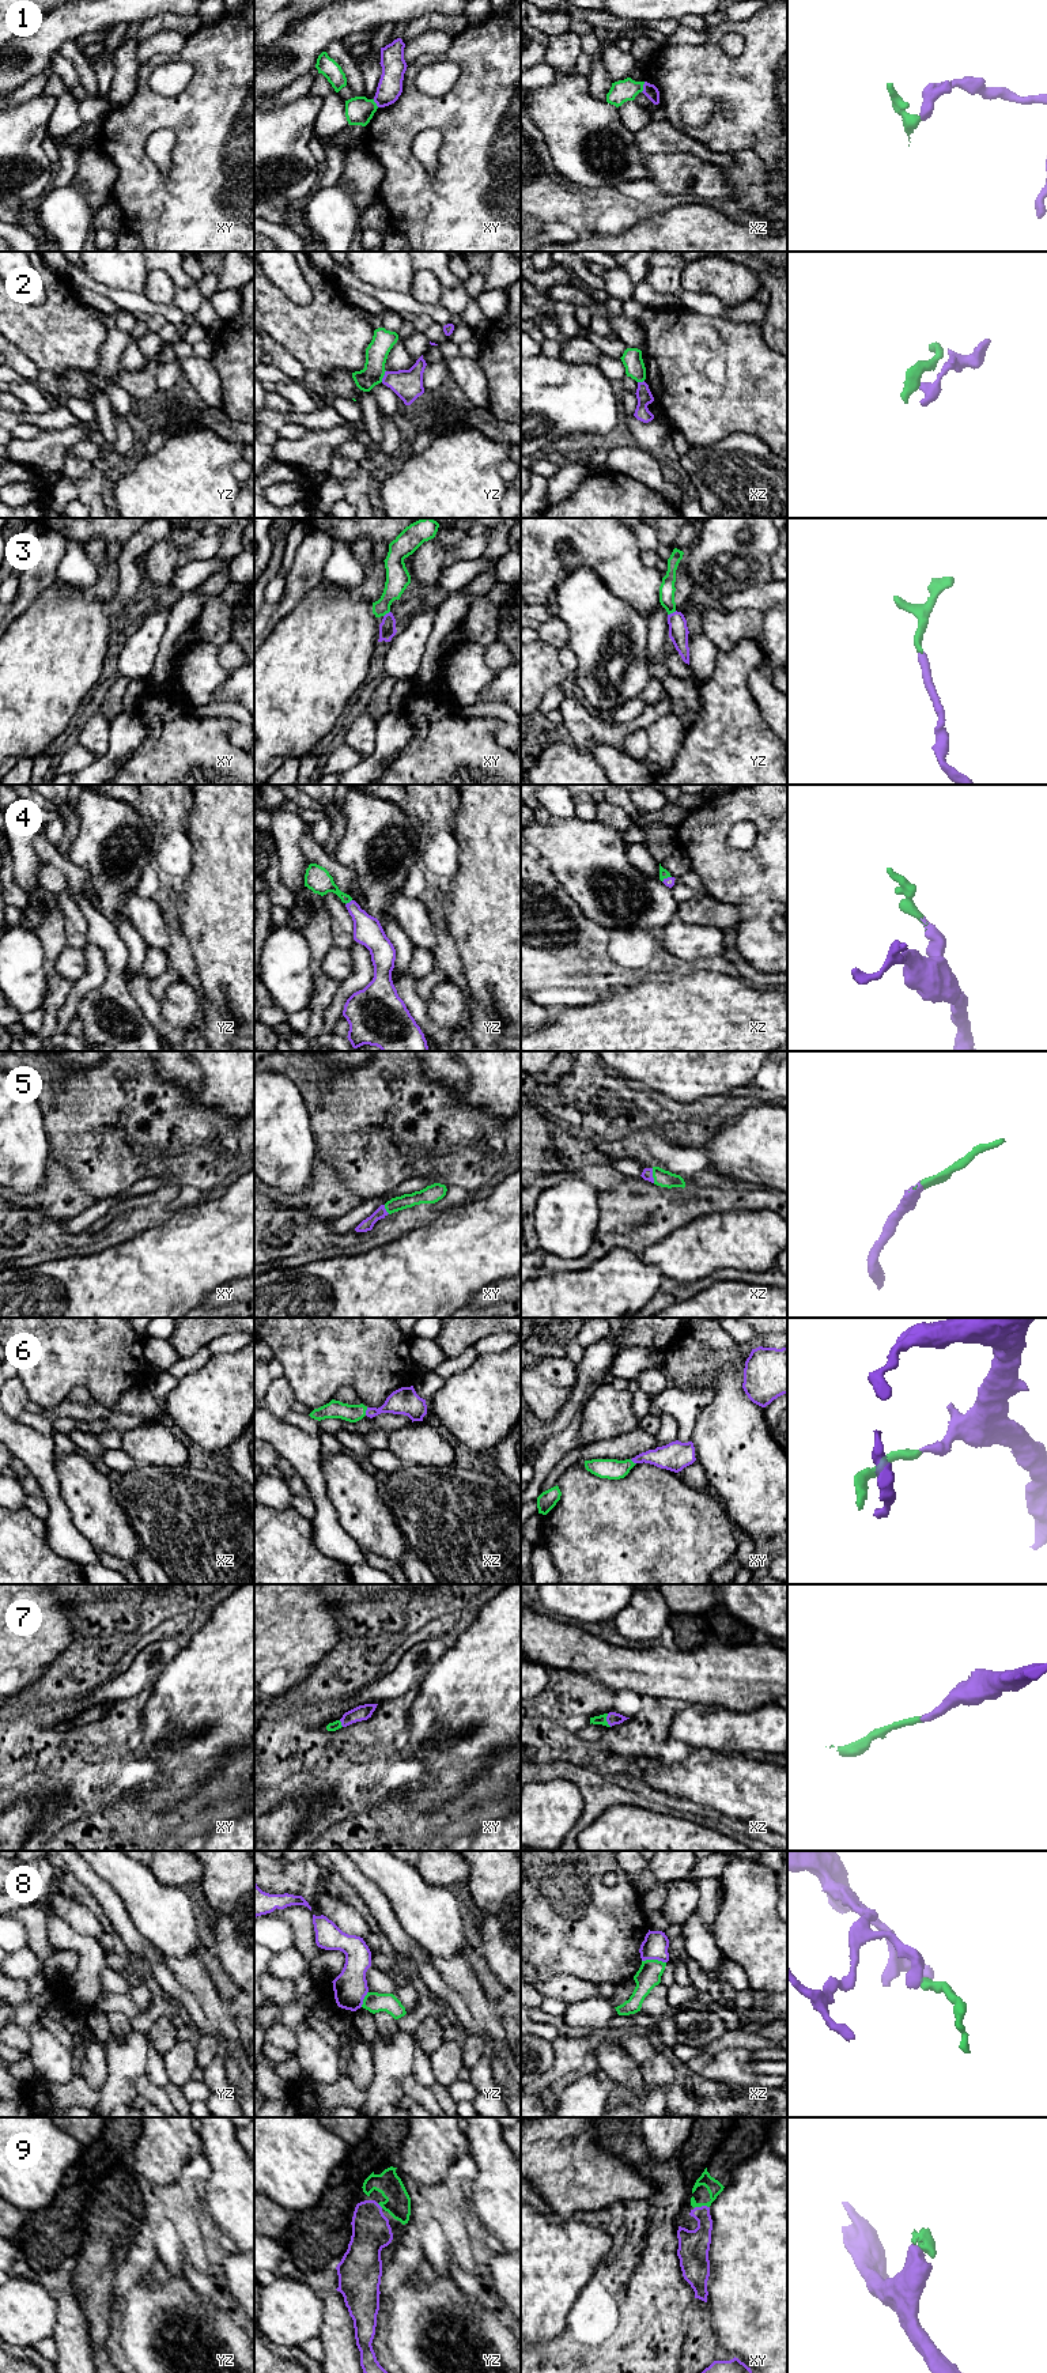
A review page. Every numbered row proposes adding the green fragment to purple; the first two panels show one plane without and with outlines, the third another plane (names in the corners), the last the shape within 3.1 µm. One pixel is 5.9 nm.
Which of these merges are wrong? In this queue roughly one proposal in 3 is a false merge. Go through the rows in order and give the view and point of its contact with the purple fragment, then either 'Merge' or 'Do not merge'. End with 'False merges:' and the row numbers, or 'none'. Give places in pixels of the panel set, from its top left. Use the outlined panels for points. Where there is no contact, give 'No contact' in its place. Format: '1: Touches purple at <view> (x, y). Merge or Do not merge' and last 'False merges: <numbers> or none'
1: Touches purple at xz (643, 87). Do not merge
2: Touches purple at yz (384, 376). Do not merge
3: Touches purple at yz (673, 612). Merge
4: Touches purple at yz (350, 902). Merge
5: Touches purple at xz (651, 1175). Merge
6: Touches purple at xz (366, 1412). Merge
7: Touches purple at xz (607, 1720). Merge
8: Touches purple at xz (654, 1958). Do not merge
9: Touches purple at xy (702, 2206). Merge
False merges: 1, 2, 8

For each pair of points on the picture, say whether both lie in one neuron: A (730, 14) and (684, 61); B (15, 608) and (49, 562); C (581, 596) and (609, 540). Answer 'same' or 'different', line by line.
A: different
B: same
C: different

